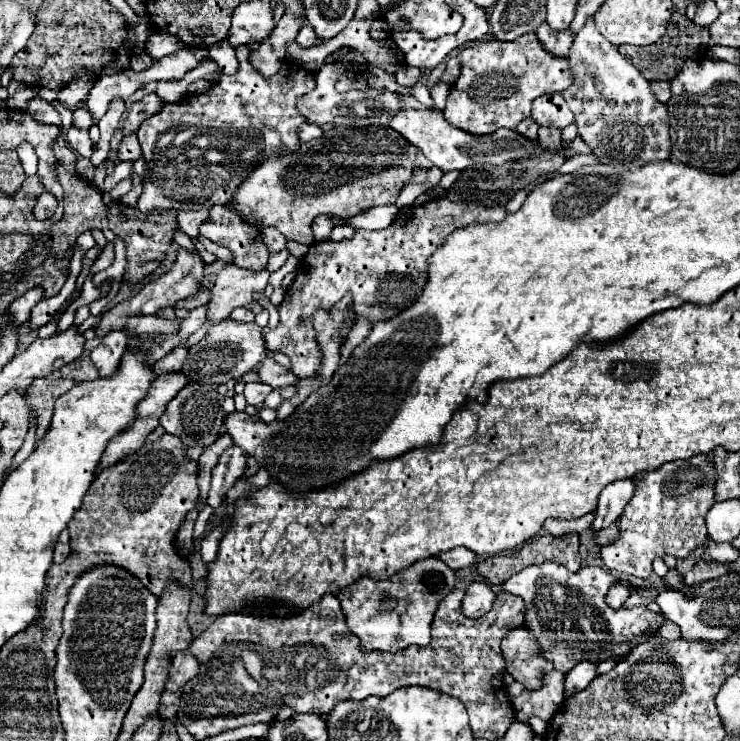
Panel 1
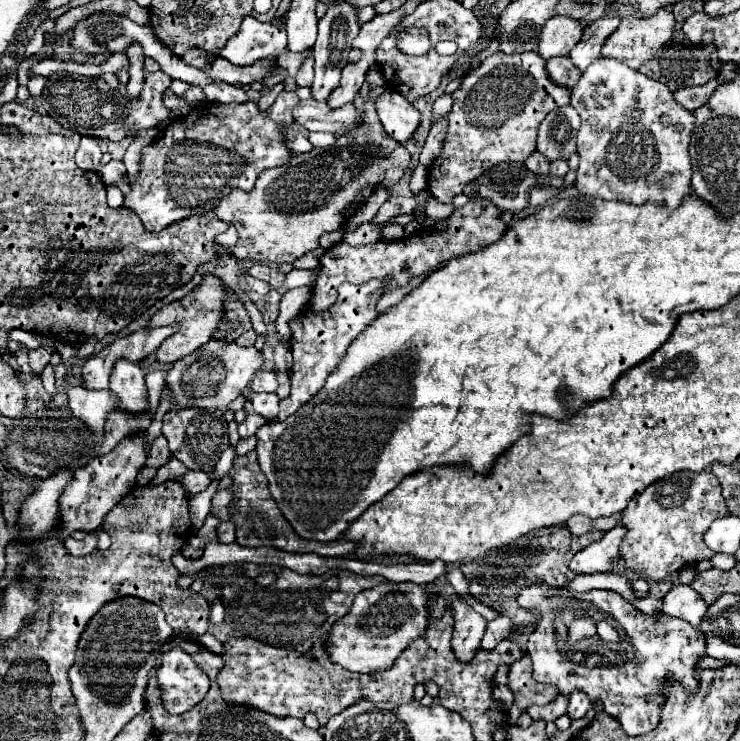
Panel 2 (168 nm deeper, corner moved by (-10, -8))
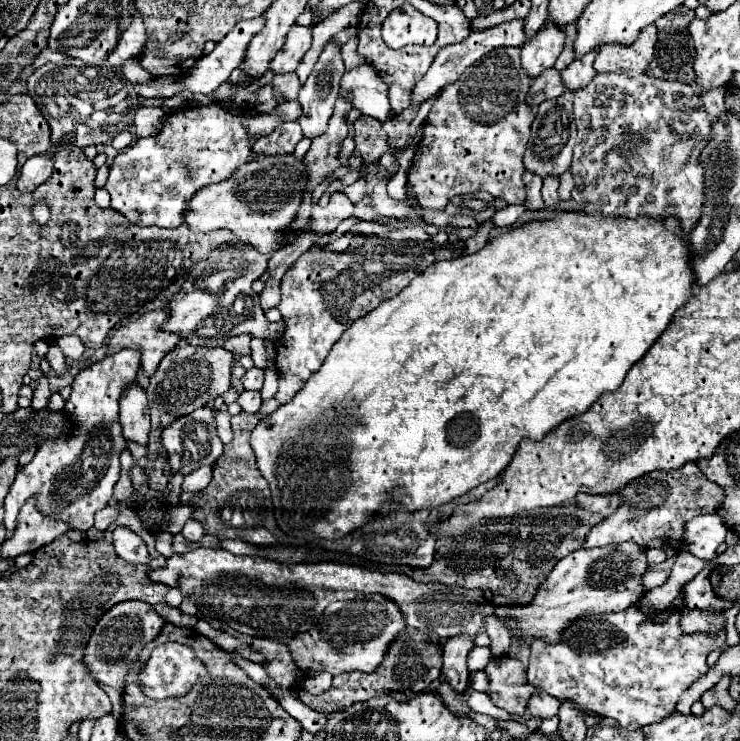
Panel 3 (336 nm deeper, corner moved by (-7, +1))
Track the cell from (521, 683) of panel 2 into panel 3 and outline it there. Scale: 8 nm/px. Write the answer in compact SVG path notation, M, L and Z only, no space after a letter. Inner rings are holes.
M497 658L491 660L483 672L489 678L487 694L491 696L497 708L507 710L511 716L523 716L529 696L537 690L525 680L523 664L515 658Z

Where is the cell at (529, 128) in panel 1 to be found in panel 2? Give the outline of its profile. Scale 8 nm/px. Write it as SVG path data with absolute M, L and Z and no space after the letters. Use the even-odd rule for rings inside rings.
M536 149L536 151L524 161L524 165L526 165L530 171L538 173L538 175L548 175L548 165L550 165L550 161Z

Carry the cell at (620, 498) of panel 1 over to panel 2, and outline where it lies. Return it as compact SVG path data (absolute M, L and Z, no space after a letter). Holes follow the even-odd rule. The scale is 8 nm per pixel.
M618 525L602 535L602 539L590 543L588 547L580 549L574 559L570 561L572 569L576 573L608 573L620 559L618 547L622 539L626 537L628 529L624 525Z

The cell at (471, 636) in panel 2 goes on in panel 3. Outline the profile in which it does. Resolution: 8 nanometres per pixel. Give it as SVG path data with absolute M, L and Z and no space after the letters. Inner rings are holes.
M461 634L457 638L449 638L443 644L443 680L451 684L455 692L465 692L467 690L467 654L473 648L473 642L469 636Z

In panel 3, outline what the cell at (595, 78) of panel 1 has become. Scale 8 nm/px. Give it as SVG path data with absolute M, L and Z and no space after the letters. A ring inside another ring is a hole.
M627 72L621 74L597 74L593 78L593 84L589 84L589 88L583 88L581 92L577 92L577 96L573 96L573 104L575 104L575 126L577 126L577 144L573 148L573 164L571 164L571 174L575 180L575 188L571 192L573 200L579 204L579 210L585 214L603 214L603 216L623 216L623 218L637 218L637 216L651 216L655 220L665 220L669 216L679 220L679 226L683 230L683 234L691 234L691 230L697 226L697 222L701 220L703 214L703 204L705 204L705 172L701 166L701 152L705 148L705 144L711 140L711 116L705 112L703 102L697 94L697 90L693 90L693 86L683 84L683 82L667 82L667 80L659 80L659 78L651 78L647 74L637 74L637 76L629 76Z

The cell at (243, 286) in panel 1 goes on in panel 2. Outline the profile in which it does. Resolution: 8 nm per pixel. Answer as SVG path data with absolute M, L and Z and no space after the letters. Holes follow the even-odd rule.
M204 275L202 283L194 291L190 291L180 301L174 301L174 303L162 307L152 317L150 325L152 327L156 327L156 325L170 325L170 323L178 321L180 329L172 337L168 337L166 341L162 341L162 345L156 351L156 359L162 361L162 363L172 363L172 361L178 361L178 359L194 353L206 341L210 341L212 335L216 333L216 327L224 319L224 297L226 297L226 287L222 285L220 277L216 277L216 275Z

